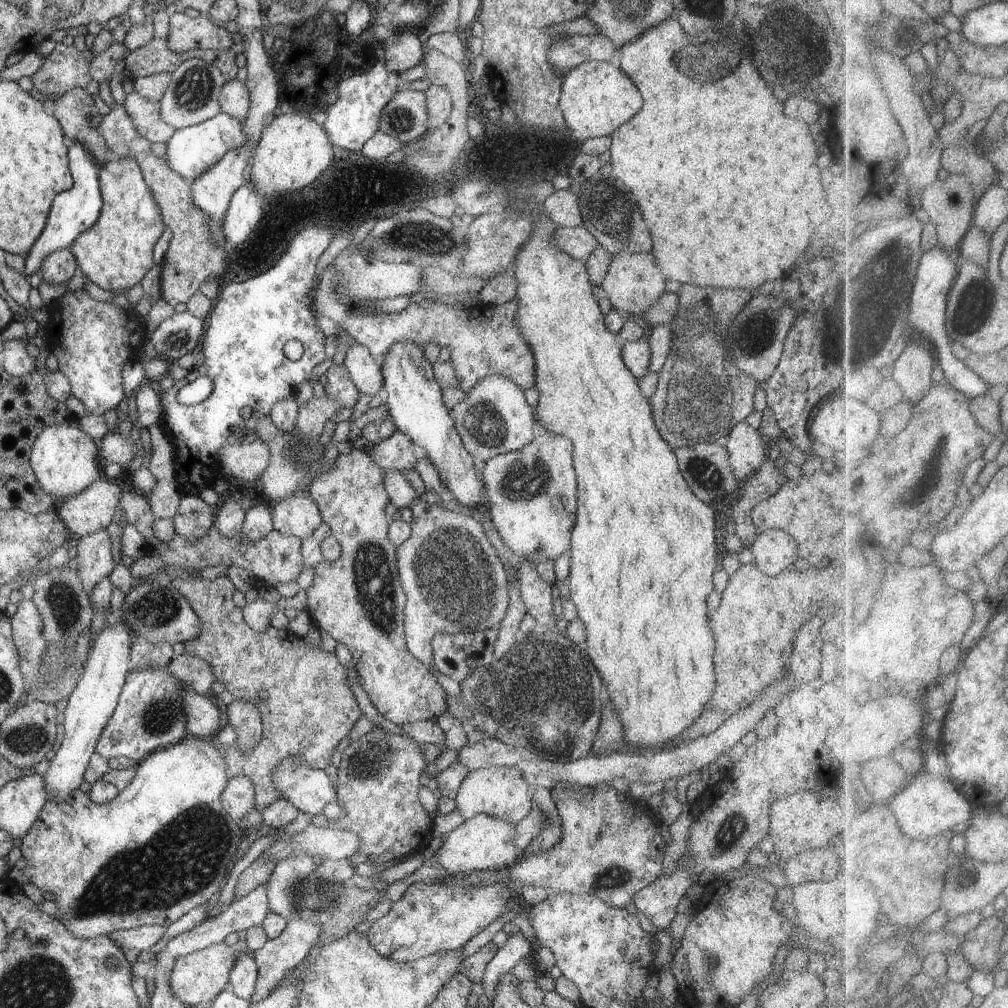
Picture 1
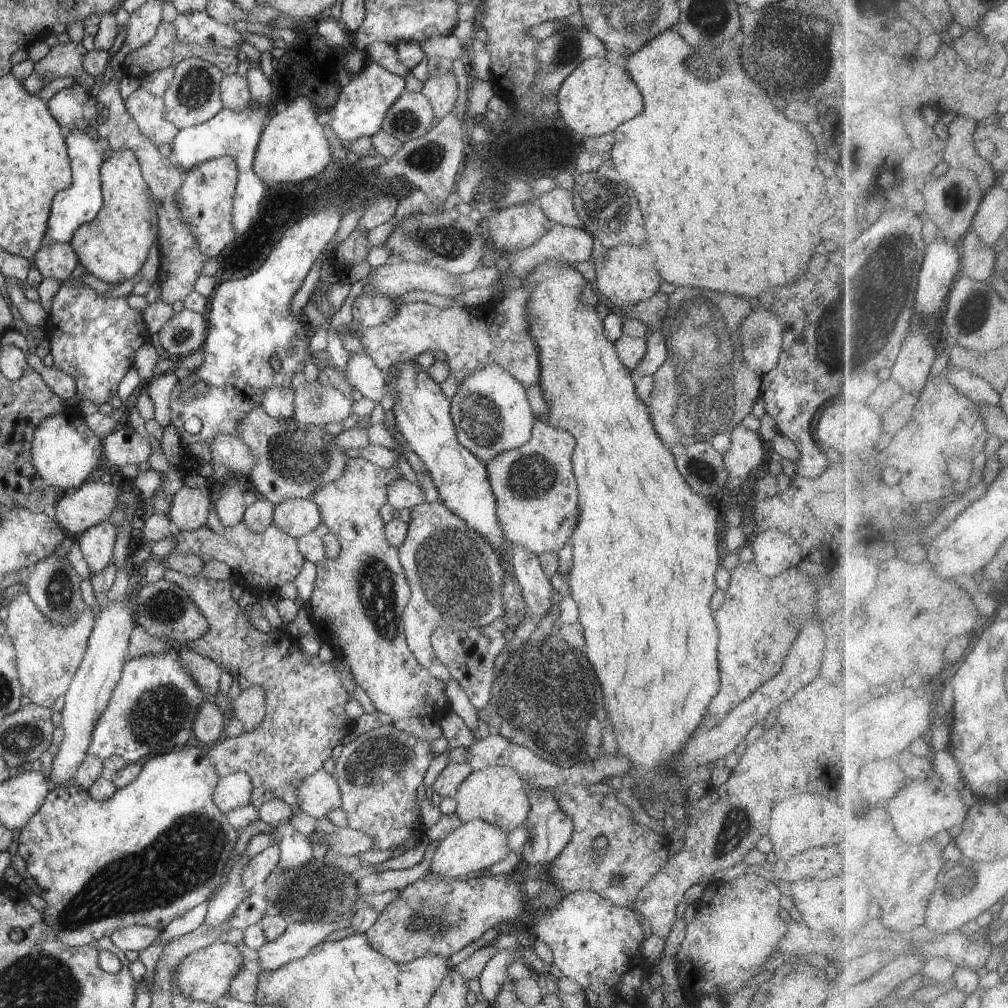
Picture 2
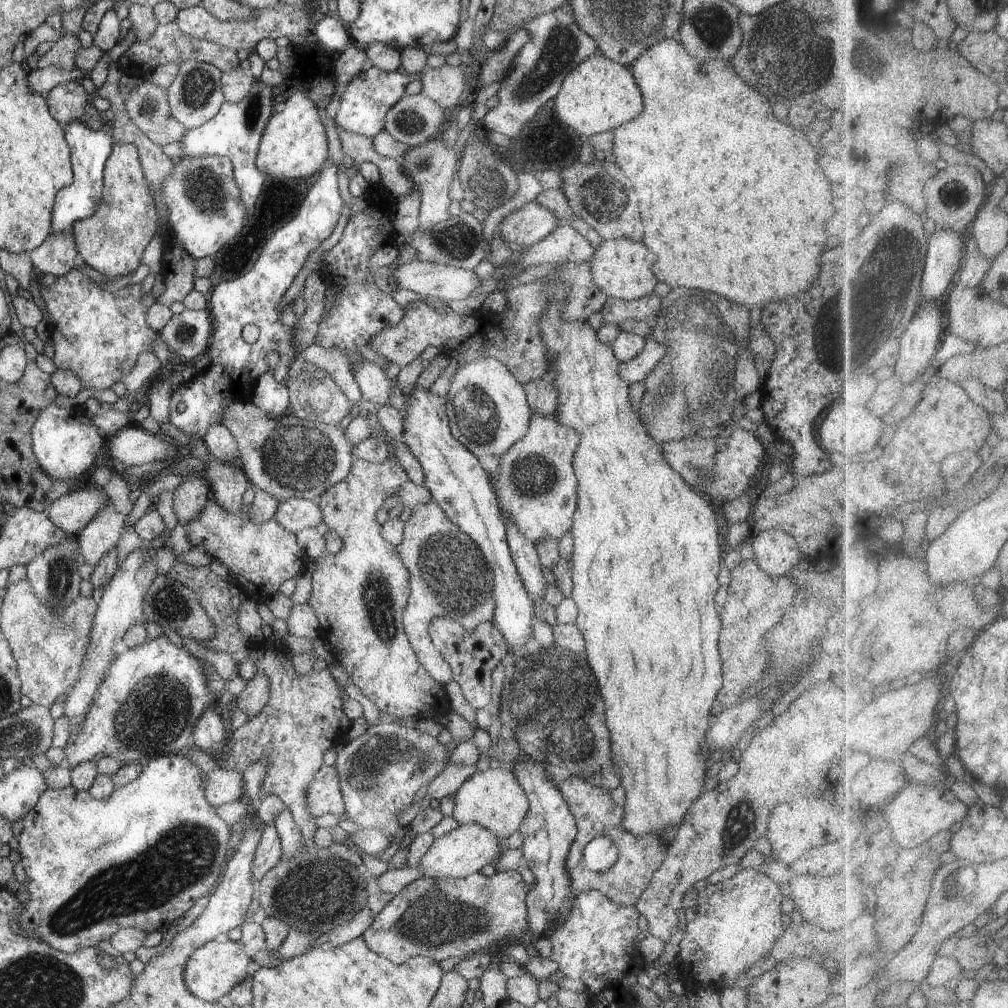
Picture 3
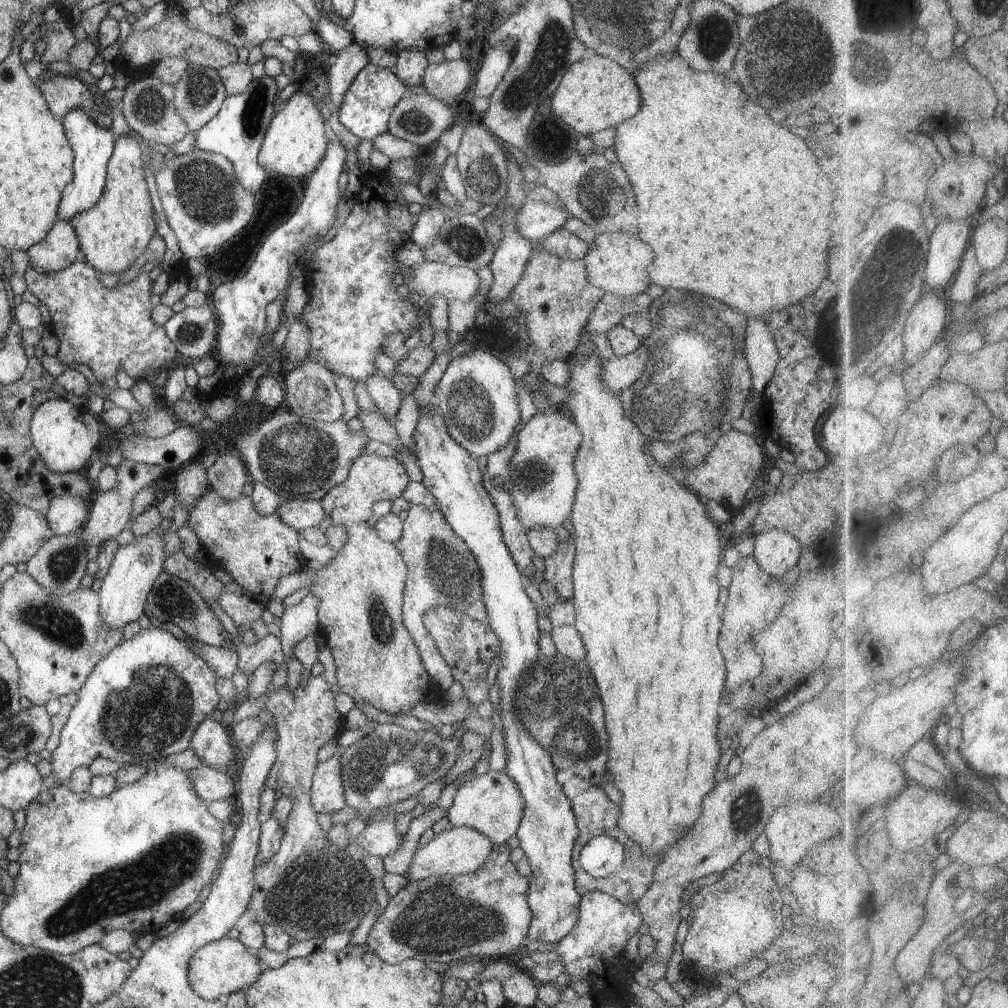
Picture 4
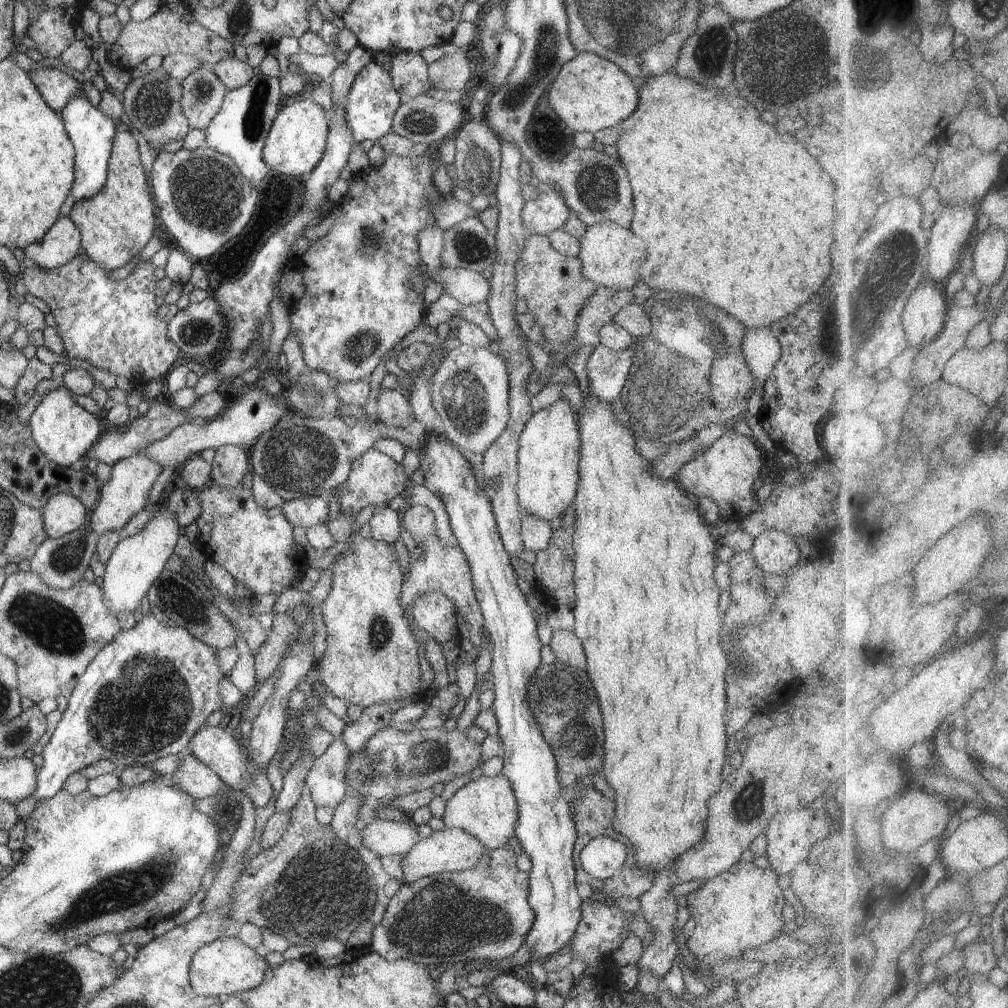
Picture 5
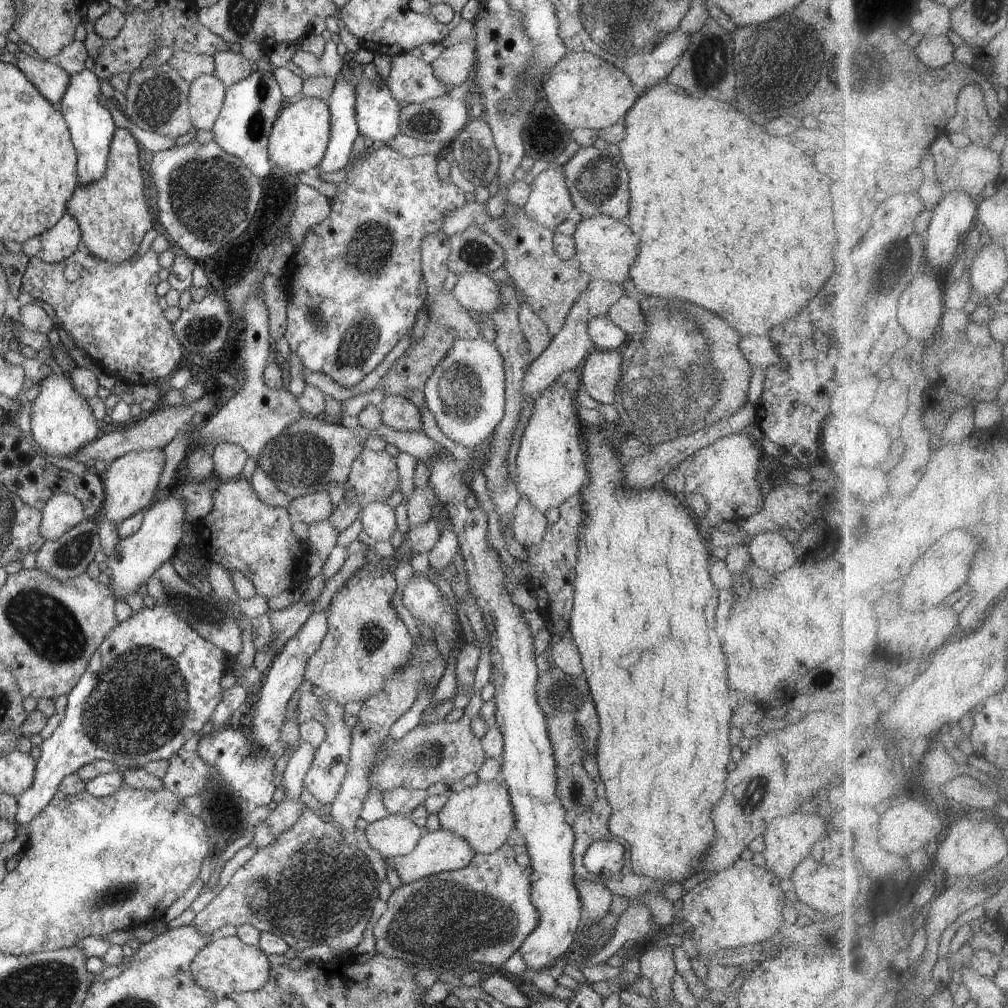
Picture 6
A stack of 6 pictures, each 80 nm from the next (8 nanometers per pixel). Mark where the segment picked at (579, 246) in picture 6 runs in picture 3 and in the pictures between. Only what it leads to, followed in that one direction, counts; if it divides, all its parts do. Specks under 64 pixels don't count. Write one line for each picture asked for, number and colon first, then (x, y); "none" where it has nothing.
3: (621, 268)
4: (617, 263)
5: (612, 256)

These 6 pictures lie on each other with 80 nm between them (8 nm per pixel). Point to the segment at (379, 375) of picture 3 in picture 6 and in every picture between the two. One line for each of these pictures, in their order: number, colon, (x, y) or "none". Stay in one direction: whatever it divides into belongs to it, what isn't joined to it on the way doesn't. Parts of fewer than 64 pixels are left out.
4: (385, 395)
5: (394, 410)
6: (398, 413)

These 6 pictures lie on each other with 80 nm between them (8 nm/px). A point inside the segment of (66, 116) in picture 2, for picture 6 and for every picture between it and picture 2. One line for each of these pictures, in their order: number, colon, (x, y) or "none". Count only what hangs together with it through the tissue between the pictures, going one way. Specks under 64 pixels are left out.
3: (67, 101)
4: (63, 94)
5: (57, 88)
6: (47, 76)

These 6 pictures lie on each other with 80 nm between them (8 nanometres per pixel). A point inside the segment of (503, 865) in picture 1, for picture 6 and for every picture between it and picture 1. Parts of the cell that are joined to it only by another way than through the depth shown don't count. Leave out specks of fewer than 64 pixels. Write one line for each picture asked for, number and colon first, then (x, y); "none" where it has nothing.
2: (474, 846)
3: (467, 849)
4: (461, 850)
5: (453, 850)
6: (438, 851)

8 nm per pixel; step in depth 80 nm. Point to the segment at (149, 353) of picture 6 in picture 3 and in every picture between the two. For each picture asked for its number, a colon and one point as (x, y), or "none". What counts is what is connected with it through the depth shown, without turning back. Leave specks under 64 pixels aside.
3: (97, 335)
4: (101, 330)
5: (113, 325)

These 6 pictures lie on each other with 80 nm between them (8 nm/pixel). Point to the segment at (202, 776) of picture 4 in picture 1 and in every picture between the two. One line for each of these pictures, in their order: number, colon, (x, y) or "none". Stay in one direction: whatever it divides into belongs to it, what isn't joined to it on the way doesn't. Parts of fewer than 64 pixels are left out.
1: (238, 796)
2: (234, 790)
3: (222, 786)

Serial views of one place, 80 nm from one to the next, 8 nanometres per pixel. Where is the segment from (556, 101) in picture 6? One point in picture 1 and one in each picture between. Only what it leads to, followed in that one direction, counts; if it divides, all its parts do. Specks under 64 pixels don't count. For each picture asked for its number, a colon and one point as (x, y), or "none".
1: (596, 97)
2: (600, 95)
3: (599, 95)
4: (596, 93)
5: (591, 93)

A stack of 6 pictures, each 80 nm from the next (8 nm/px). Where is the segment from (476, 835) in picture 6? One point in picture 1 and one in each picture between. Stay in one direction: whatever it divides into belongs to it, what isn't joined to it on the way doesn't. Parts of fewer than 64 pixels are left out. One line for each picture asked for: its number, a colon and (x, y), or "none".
1: (502, 791)
2: (497, 795)
3: (493, 798)
4: (491, 803)
5: (487, 808)

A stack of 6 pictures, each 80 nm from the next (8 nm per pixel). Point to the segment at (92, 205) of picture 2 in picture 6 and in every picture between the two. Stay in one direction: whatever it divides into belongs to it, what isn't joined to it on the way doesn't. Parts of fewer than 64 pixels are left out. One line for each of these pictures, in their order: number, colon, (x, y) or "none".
3: (90, 149)
4: (92, 145)
5: (92, 133)
6: (91, 126)

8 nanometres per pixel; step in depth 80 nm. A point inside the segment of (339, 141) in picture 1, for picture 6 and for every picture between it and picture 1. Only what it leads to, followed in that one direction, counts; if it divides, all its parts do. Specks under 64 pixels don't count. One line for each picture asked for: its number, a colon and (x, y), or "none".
2: (360, 109)
3: (363, 106)
4: (367, 105)
5: (372, 101)
6: (377, 112)

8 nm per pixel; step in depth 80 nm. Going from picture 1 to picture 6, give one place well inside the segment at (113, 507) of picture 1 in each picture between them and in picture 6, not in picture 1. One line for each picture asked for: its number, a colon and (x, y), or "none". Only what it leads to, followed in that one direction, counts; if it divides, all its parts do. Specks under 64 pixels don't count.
2: (77, 510)
3: (72, 512)
4: (65, 515)
5: (63, 513)
6: (62, 511)

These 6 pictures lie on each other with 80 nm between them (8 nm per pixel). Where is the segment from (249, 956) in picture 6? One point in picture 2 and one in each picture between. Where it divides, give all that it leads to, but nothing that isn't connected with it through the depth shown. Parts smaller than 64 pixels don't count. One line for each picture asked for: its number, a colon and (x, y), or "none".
2: (204, 975)
3: (212, 970)
4: (221, 967)
5: (226, 966)

